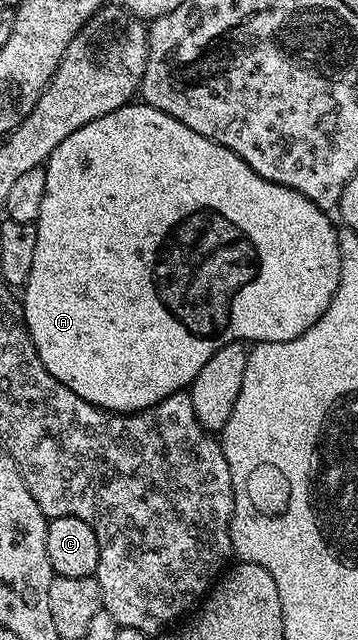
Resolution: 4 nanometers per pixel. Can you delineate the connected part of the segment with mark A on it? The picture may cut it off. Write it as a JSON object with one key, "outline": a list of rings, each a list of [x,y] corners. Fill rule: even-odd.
{"outline":[[[145,104],[121,106],[116,108],[116,112],[108,112],[96,120],[84,124],[84,128],[76,128],[76,132],[72,132],[72,136],[65,138],[50,153],[50,157],[44,163],[44,169],[46,179],[44,180],[44,200],[40,204],[40,216],[36,223],[38,227],[36,253],[32,255],[32,272],[28,272],[28,280],[20,294],[22,315],[26,321],[26,331],[30,333],[30,339],[44,368],[48,368],[48,372],[52,372],[52,376],[56,376],[56,380],[60,380],[60,384],[72,388],[72,392],[76,392],[76,396],[88,400],[88,404],[98,406],[104,411],[116,414],[136,414],[139,410],[147,410],[148,407],[162,402],[168,396],[185,391],[200,372],[200,368],[204,368],[204,364],[208,364],[208,360],[212,360],[214,353],[233,342],[257,344],[296,340],[296,336],[308,332],[308,328],[312,328],[312,324],[316,324],[316,320],[320,320],[320,316],[324,316],[328,304],[332,304],[332,296],[336,296],[336,288],[340,284],[340,252],[338,251],[338,230],[330,223],[331,215],[327,211],[321,210],[316,204],[312,204],[312,200],[308,200],[308,196],[287,186],[276,184],[272,180],[264,180],[259,174],[252,172],[252,168],[248,168],[248,164],[244,164],[244,160],[240,160],[240,156],[236,156],[236,152],[224,148],[218,142],[208,140],[208,136],[200,136],[200,132],[192,132],[192,128],[188,128],[188,124],[180,124],[180,120],[176,120],[156,108]]]}

